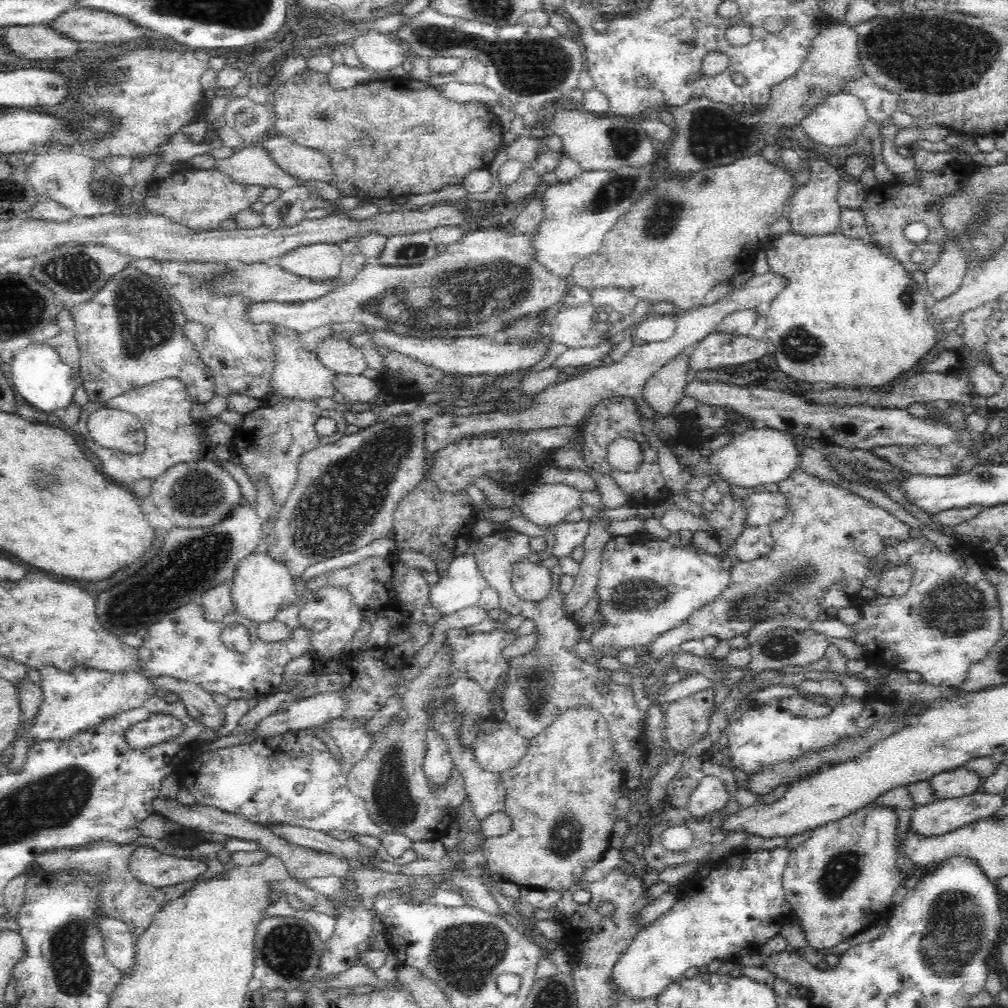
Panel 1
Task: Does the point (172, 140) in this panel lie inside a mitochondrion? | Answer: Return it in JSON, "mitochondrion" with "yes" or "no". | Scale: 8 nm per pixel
{"mitochondrion":"no"}

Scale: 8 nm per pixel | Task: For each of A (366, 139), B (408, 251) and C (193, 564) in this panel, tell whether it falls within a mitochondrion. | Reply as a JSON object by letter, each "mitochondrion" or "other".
{"A":"other","B":"mitochondrion","C":"mitochondrion"}

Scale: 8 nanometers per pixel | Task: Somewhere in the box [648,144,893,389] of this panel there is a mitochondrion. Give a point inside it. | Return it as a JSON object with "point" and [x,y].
{"point":[799,346]}

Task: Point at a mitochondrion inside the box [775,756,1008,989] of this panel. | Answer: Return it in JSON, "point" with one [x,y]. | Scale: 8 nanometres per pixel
{"point":[948,942]}

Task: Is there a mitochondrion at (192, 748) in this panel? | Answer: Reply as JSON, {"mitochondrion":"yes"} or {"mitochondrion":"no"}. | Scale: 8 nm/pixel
{"mitochondrion":"no"}

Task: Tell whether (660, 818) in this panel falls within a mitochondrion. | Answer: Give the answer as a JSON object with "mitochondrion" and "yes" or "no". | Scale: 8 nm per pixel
{"mitochondrion":"no"}

